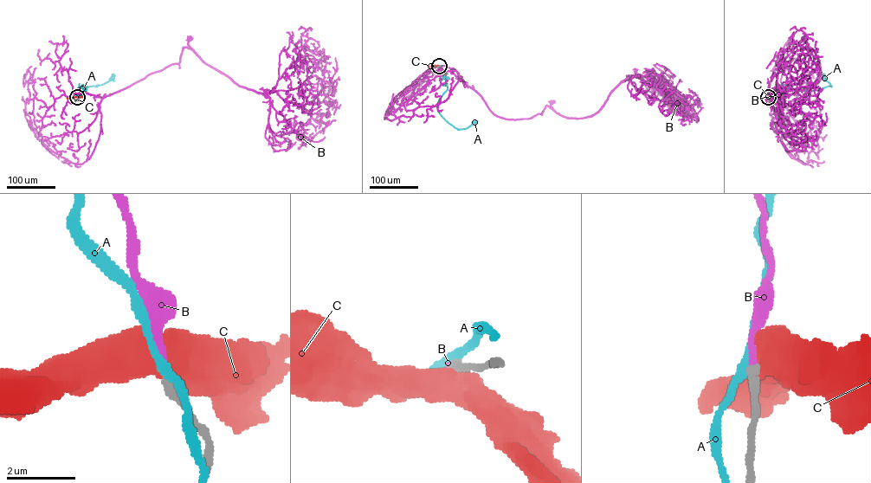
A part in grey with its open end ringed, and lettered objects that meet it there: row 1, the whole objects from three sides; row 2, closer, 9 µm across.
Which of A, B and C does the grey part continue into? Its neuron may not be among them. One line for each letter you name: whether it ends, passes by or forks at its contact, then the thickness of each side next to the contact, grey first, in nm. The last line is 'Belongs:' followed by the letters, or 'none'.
B: It ends there. Thickness 240 nm (grey) against 220 nm
Belongs: B

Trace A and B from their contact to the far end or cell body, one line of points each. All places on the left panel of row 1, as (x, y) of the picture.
A: (77, 97), (75, 91), (78, 88), (85, 88), (74, 91), (102, 85), (115, 75)
B: (77, 96), (77, 93), (87, 93), (104, 97), (178, 63), (183, 47), (193, 49), (188, 44), (189, 38)

